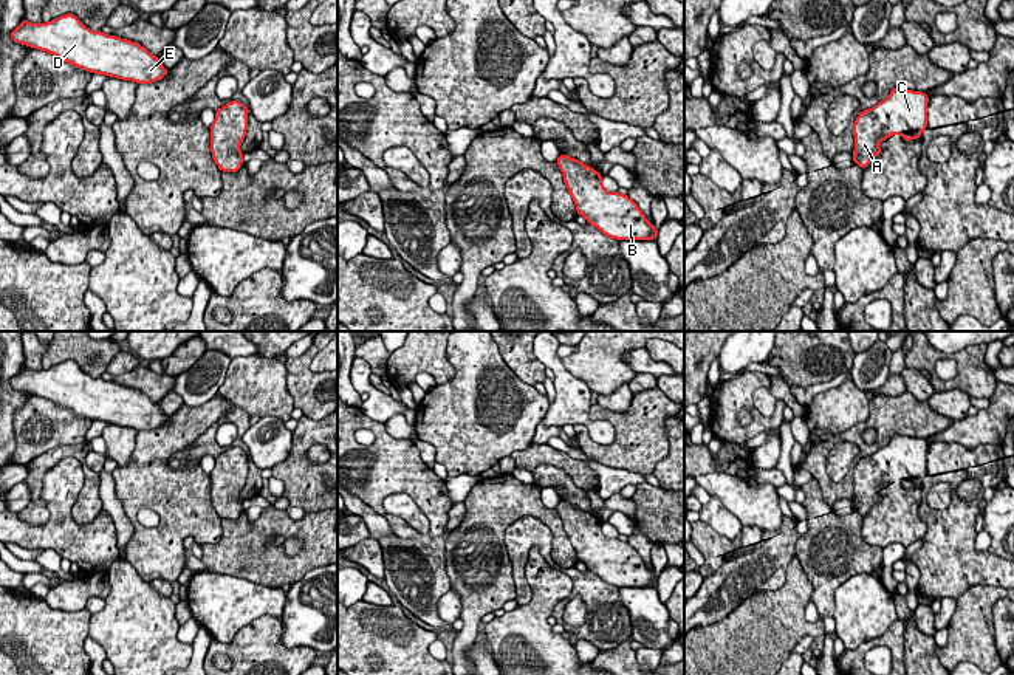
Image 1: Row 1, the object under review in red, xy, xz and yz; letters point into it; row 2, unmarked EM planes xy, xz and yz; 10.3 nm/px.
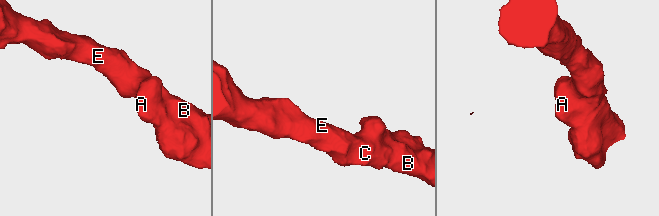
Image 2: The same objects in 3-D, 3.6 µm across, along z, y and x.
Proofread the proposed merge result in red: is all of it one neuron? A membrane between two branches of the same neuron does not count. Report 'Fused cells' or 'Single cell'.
Single cell

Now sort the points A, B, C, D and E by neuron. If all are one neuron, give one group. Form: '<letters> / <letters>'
A B C D E

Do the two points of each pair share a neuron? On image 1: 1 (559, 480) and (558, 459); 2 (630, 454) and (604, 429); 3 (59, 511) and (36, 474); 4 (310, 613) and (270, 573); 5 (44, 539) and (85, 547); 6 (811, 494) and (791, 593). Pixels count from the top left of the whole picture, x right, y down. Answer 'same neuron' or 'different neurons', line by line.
1: different neurons
2: different neurons
3: different neurons
4: different neurons
5: same neuron
6: different neurons

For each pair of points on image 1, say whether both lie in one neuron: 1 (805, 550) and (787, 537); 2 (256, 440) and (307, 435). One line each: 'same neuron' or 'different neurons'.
1: different neurons
2: different neurons

